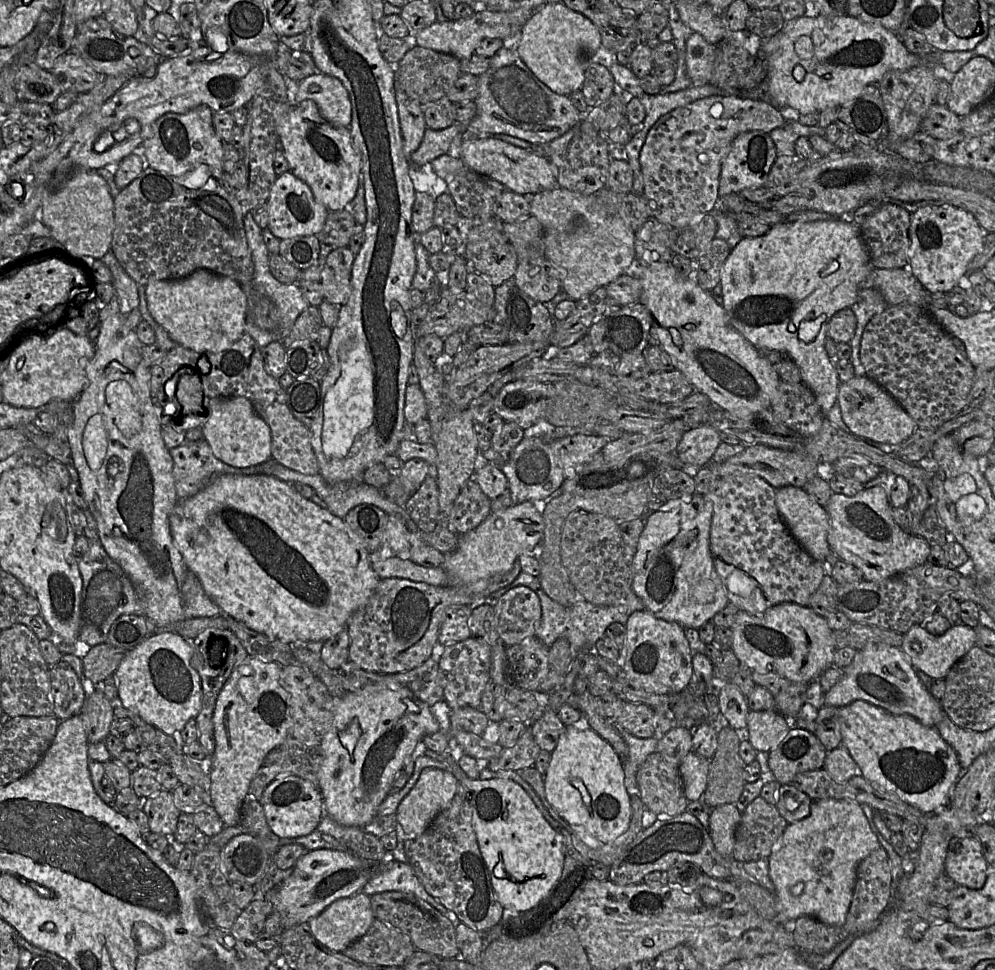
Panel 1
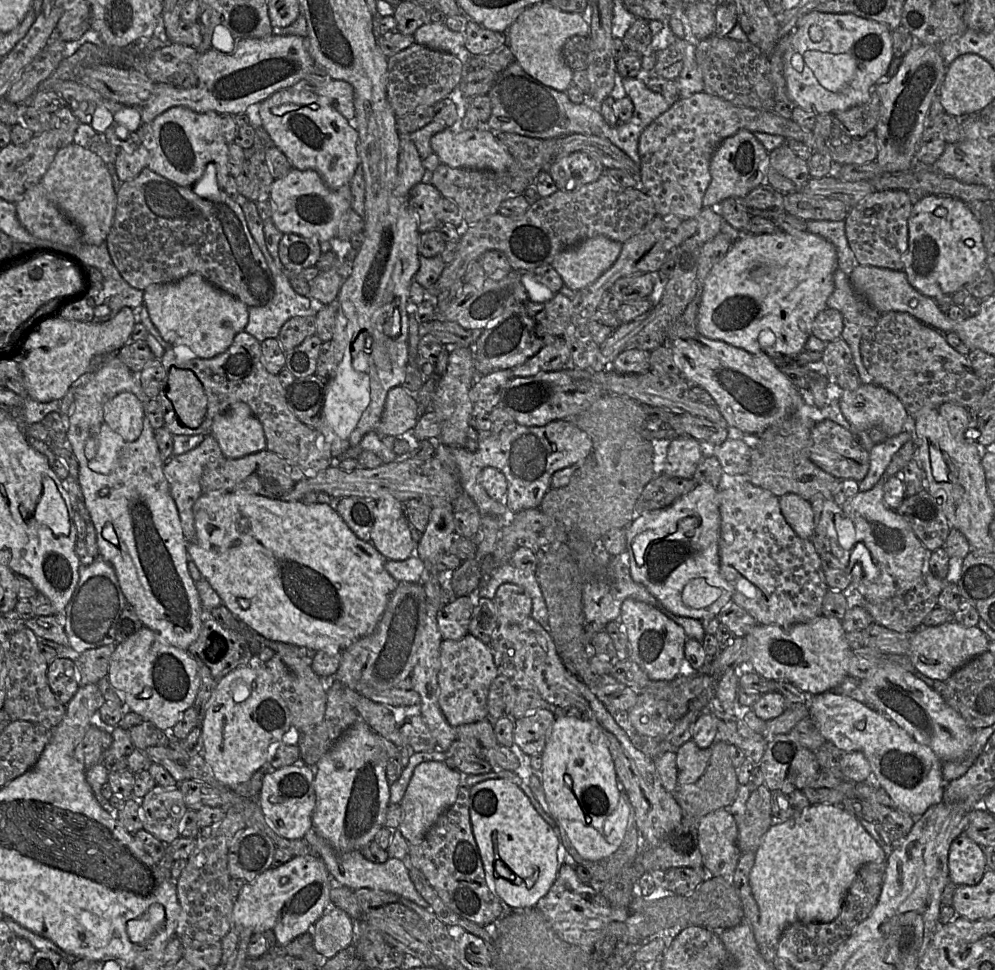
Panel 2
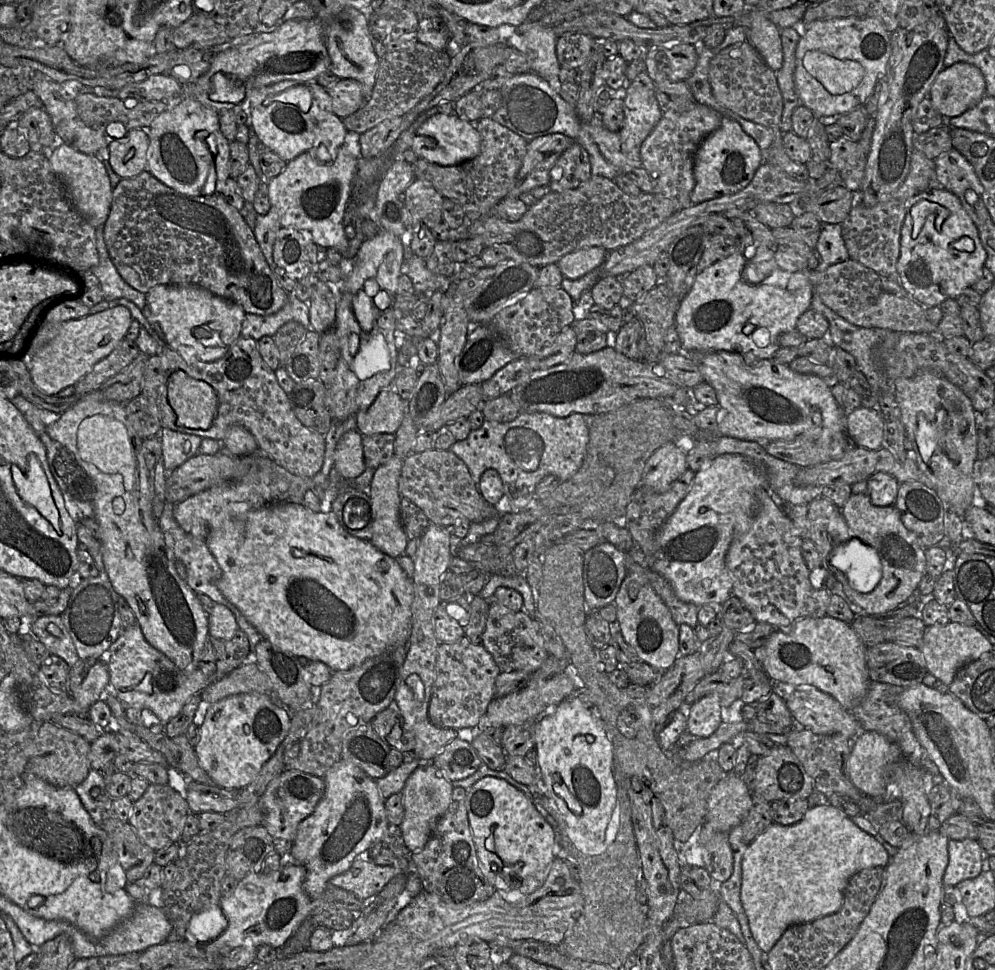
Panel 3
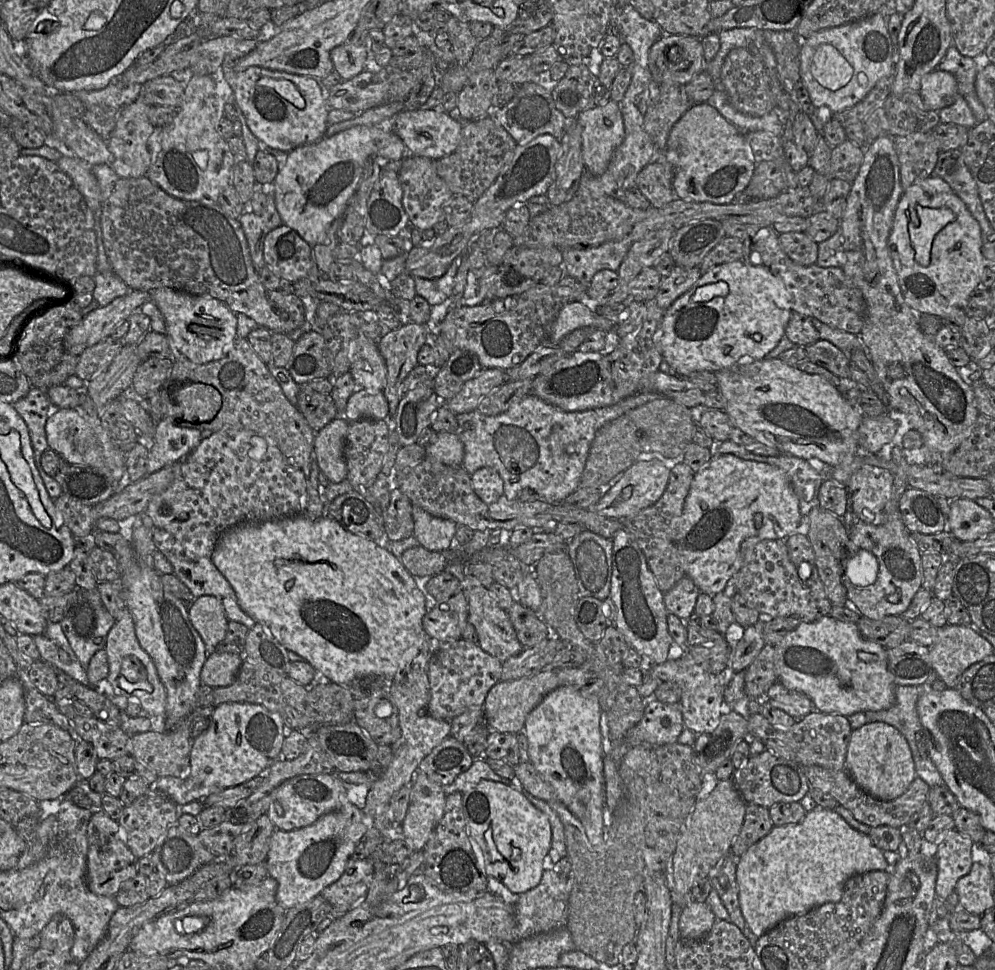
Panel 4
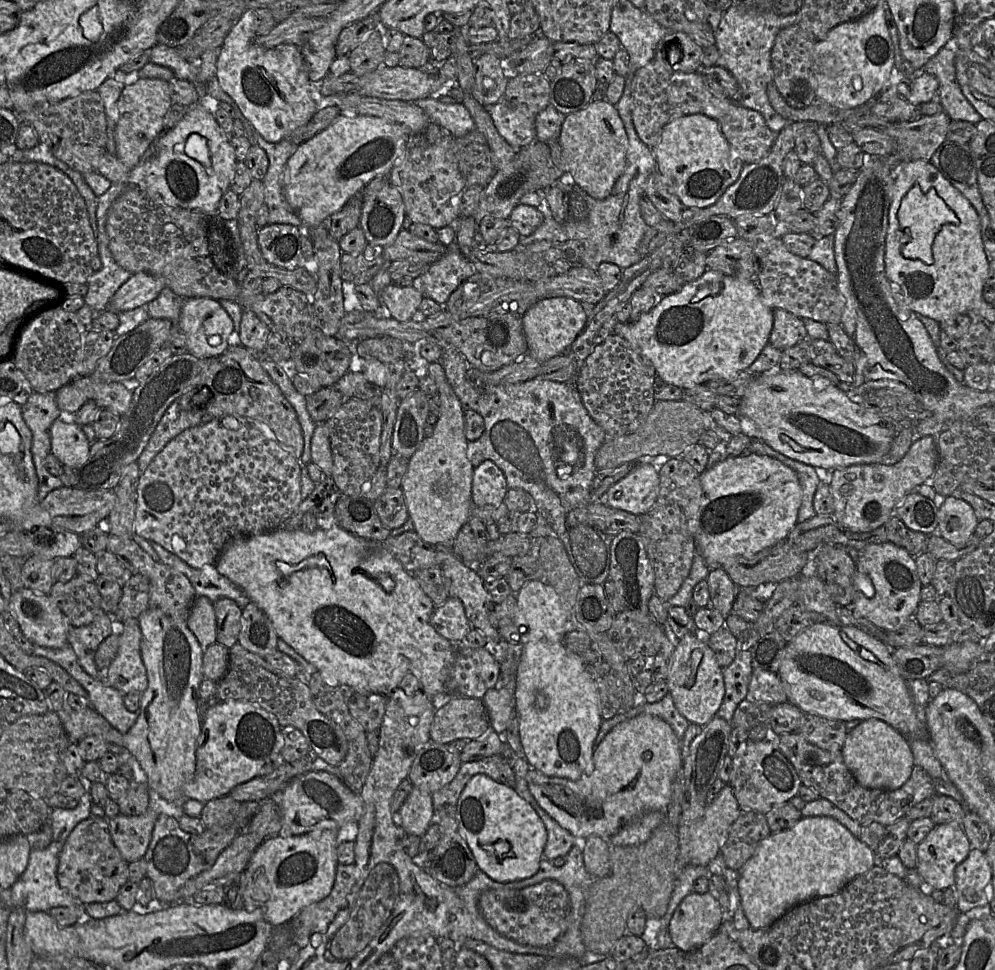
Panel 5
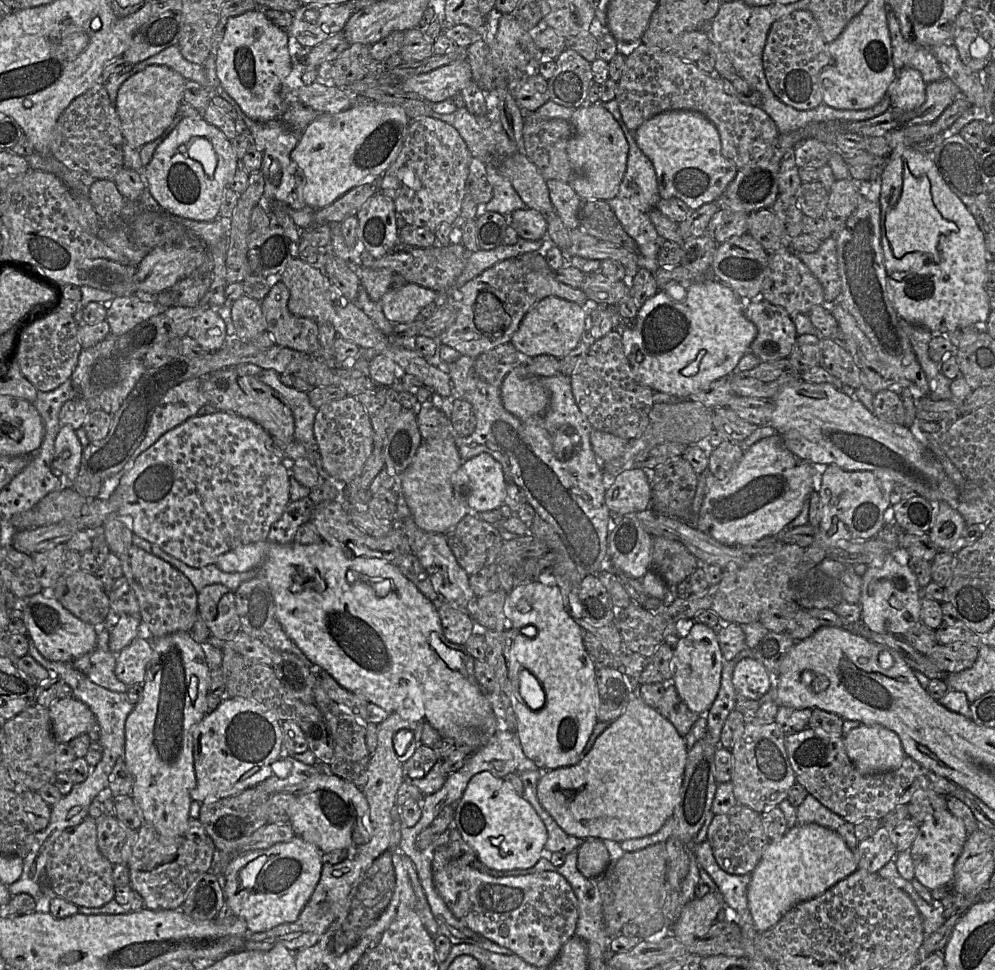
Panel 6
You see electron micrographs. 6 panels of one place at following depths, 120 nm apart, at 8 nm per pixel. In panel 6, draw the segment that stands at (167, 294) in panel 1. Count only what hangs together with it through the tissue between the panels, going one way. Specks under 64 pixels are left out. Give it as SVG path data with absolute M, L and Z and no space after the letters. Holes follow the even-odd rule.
M205 308L193 327L195 340L205 350L217 351L227 343L226 324L216 309Z

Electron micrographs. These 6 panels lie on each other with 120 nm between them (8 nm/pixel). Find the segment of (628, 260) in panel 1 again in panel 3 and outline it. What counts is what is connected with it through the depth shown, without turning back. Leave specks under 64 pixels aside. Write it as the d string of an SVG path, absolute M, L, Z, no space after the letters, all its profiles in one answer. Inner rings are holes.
M594 246L569 253L556 264L563 278L575 280L601 266L607 254L604 248Z

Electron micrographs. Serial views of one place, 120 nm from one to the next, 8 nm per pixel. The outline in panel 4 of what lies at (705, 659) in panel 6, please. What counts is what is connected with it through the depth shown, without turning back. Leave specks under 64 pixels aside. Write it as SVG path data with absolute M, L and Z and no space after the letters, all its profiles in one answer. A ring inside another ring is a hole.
M688 657L680 659L668 659L664 663L654 664L649 670L650 676L661 682L674 682L681 688L680 705L684 725L696 735L712 732L720 722L723 715L721 705L724 700L724 687L722 686L722 674L712 674L694 663Z

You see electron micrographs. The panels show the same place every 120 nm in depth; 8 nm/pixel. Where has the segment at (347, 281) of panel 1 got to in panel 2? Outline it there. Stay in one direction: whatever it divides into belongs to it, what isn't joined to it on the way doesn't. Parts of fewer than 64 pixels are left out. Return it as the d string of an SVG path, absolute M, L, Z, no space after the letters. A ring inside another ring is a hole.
M340 259L338 265L332 269L321 272L310 284L310 298L313 303L321 305L332 304L337 301L344 281L351 274L353 264Z

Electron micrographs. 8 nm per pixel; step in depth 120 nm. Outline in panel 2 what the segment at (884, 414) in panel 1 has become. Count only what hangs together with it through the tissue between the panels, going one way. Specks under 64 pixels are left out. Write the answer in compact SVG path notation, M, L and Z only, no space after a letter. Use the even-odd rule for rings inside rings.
M862 384L855 390L838 391L837 393L841 411L854 430L870 430L880 428L887 436L895 436L903 430L911 433L911 439L915 436L914 419L908 415L901 401L890 391L877 384Z

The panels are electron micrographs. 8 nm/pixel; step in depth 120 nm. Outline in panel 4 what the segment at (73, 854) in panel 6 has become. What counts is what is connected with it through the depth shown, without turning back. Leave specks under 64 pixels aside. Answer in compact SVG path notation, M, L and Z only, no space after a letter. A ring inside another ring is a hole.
M104 811L92 815L87 829L86 879L88 888L97 895L114 897L121 885L138 875L138 859L124 841L123 832L117 821Z

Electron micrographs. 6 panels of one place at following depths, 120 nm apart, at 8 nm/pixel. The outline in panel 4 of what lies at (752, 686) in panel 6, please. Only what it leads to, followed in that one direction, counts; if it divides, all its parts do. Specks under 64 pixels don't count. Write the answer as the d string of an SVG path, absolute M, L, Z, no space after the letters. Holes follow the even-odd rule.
M779 681L769 688L766 697L773 707L783 710L797 720L815 710L807 695L788 689Z

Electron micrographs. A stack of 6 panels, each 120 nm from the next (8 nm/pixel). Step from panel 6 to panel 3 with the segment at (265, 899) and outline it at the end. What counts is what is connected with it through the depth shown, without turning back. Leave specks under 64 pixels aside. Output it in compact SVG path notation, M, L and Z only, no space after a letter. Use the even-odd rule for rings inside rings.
M340 760L327 772L323 780L325 789L322 798L312 814L298 825L288 854L289 861L305 868L303 889L311 900L320 897L329 880L333 876L346 872L361 852L366 851L373 842L381 841L389 824L384 807L385 799L379 792L376 780L355 764Z

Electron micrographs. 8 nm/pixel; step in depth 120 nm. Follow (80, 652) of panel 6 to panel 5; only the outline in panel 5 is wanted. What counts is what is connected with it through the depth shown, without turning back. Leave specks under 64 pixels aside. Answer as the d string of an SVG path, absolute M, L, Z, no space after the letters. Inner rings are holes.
M28 588L12 591L8 611L18 621L23 635L33 644L54 649L68 644L68 632L73 626L48 594L35 592Z

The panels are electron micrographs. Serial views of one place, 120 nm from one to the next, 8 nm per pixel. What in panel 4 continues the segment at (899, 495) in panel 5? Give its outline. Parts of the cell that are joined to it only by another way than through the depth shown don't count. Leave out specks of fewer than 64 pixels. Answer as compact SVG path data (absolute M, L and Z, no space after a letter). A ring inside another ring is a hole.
M863 466L846 483L852 515L867 524L883 523L883 511L892 497L894 478L884 468Z

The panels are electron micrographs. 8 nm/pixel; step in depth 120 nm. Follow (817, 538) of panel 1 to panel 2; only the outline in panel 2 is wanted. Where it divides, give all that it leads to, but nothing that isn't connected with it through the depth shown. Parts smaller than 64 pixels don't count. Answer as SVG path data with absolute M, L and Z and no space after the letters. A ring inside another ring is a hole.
M788 493L779 497L781 513L795 533L810 539L814 534L814 513L811 502L801 496Z

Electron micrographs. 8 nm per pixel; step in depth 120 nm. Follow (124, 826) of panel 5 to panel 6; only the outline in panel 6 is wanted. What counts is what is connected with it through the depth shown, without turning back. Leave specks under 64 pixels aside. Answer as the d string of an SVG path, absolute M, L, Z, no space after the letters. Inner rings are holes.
M101 815L97 820L97 841L101 854L113 865L127 864L132 848L137 840L138 830L132 830L123 826L114 816Z

